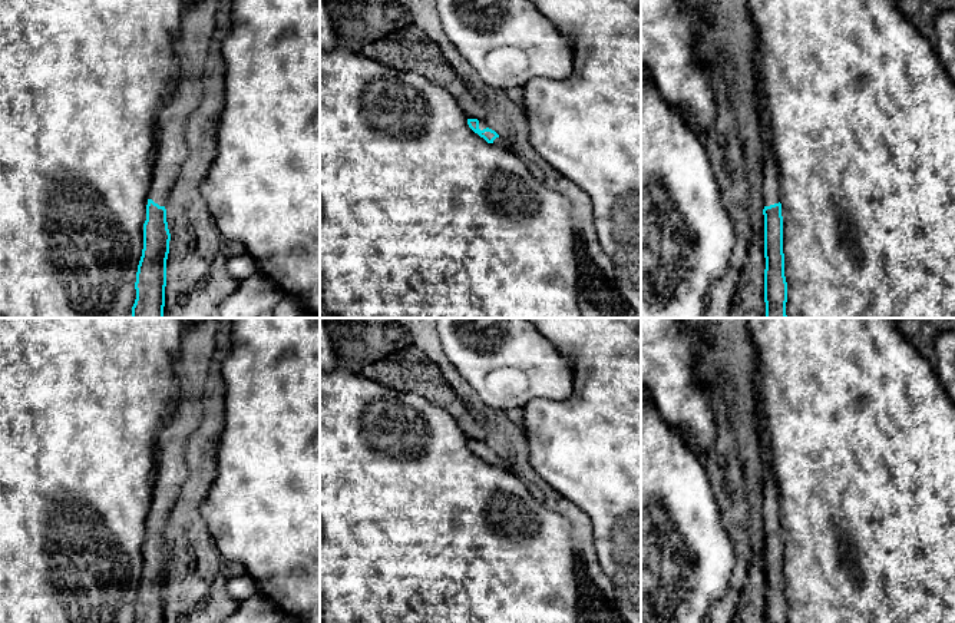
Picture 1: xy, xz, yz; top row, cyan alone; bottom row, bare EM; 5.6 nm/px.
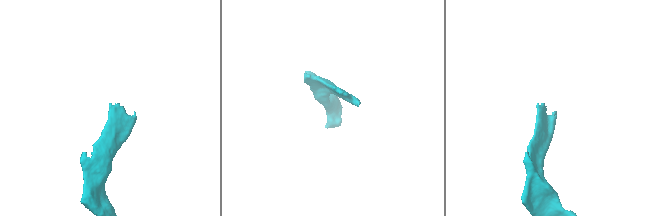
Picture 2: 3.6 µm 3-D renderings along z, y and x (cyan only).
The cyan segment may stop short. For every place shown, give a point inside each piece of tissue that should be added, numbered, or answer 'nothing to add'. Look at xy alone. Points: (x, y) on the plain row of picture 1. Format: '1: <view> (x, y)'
1: xy (197, 347)

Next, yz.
1: yz (772, 497)

